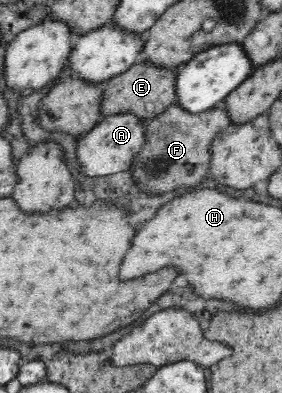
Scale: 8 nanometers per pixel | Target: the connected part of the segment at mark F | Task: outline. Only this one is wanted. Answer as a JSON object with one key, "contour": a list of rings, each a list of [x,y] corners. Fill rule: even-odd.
{"contour":[[[176,103],[166,108],[161,114],[146,122],[146,141],[138,156],[132,160],[130,170],[138,185],[145,192],[171,192],[175,188],[197,186],[204,177],[209,176],[211,166],[210,146],[215,136],[232,123],[224,105],[215,106],[203,112],[193,114]]]}

